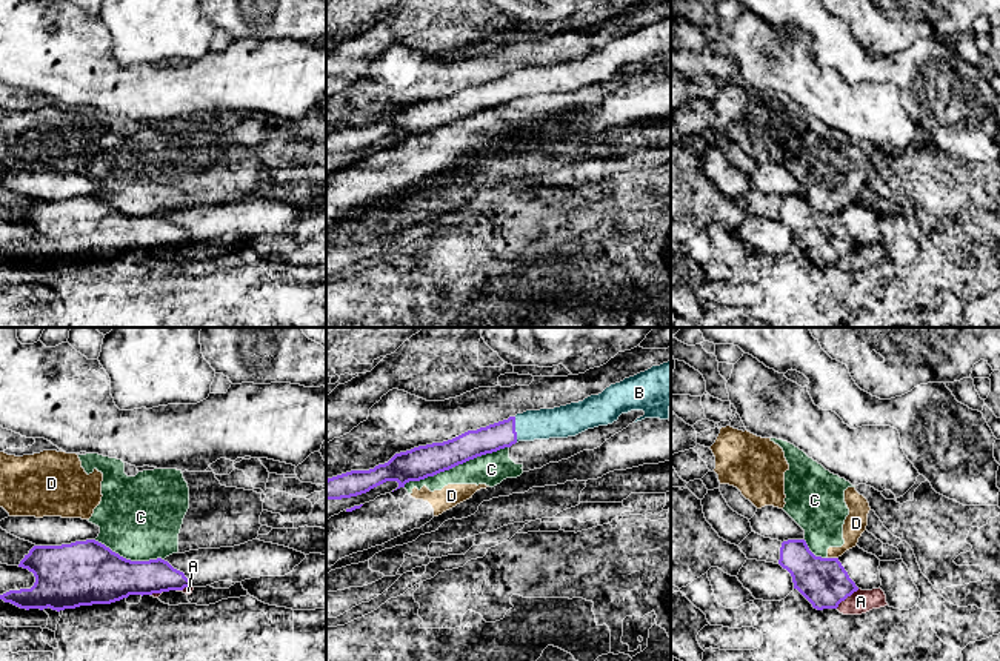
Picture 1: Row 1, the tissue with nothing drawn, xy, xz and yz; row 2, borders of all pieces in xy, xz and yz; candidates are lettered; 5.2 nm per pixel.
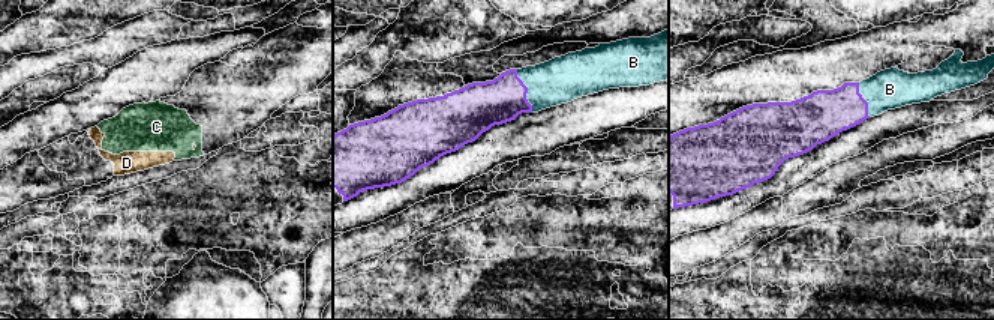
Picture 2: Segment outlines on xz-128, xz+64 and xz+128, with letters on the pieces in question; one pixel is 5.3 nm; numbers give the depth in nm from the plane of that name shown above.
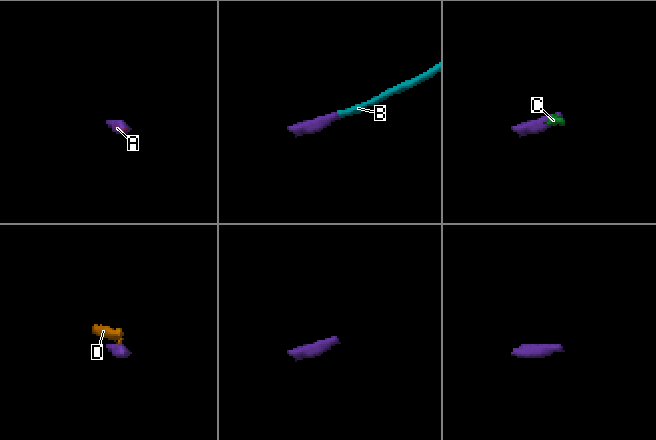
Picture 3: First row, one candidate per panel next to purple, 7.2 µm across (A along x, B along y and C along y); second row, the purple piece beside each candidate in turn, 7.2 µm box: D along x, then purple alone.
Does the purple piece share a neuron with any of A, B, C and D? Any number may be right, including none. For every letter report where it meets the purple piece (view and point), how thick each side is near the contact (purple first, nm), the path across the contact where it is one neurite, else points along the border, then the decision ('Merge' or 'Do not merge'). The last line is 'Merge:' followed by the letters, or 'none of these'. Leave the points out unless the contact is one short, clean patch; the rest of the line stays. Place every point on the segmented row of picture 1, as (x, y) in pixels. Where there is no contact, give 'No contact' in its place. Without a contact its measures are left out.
A: Touches purple at yz (846, 597). Thickness 260 nm (purple) against 120 nm. Do not merge
B: Touches purple at xz (514, 429). Thickness 140 nm (purple) against 160 nm. Path across: xz (474, 443), (514, 429), (560, 421). Merge
C: Touches purple at xz (456, 465). Thickness 170 nm (purple) against 170 nm. Do not merge
D: Touches purple at yz (833, 558). Thickness 260 nm (purple) against 120 nm. Do not merge
Merge: B

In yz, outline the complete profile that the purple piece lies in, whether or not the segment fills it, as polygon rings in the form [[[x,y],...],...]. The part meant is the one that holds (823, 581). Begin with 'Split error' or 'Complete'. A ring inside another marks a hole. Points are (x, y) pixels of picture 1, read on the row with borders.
Complete. [[[805,540],[783,541],[778,564],[791,573],[794,589],[817,610],[837,609],[858,590],[838,558],[815,556]]]

